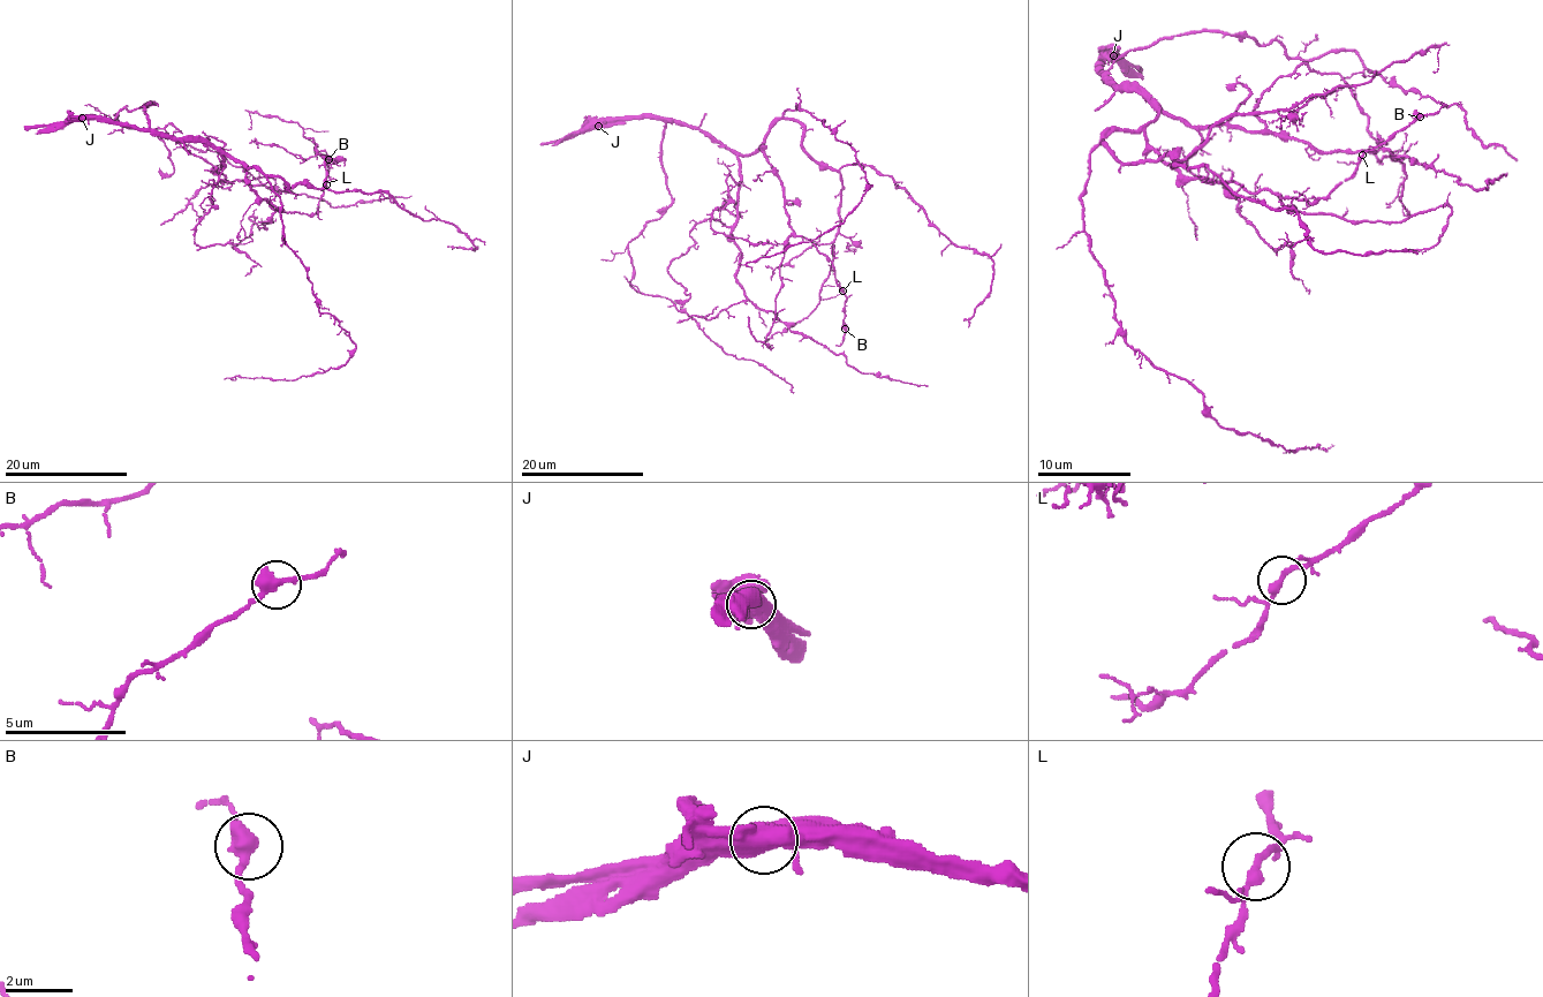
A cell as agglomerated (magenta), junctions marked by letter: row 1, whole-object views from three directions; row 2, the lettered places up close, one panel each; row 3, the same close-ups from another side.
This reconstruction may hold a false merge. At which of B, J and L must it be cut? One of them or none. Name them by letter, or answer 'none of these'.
J

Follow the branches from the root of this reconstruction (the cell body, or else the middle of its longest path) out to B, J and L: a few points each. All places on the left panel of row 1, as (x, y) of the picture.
B: (212, 149), (235, 158), (244, 167), (248, 183), (272, 209), (309, 216), (317, 210), (330, 181), (330, 159)
J: (212, 149), (203, 142), (188, 142), (154, 130), (82, 118)
L: (212, 149), (235, 158), (244, 167), (247, 181), (252, 190), (280, 211), (311, 216), (318, 206), (326, 183)

